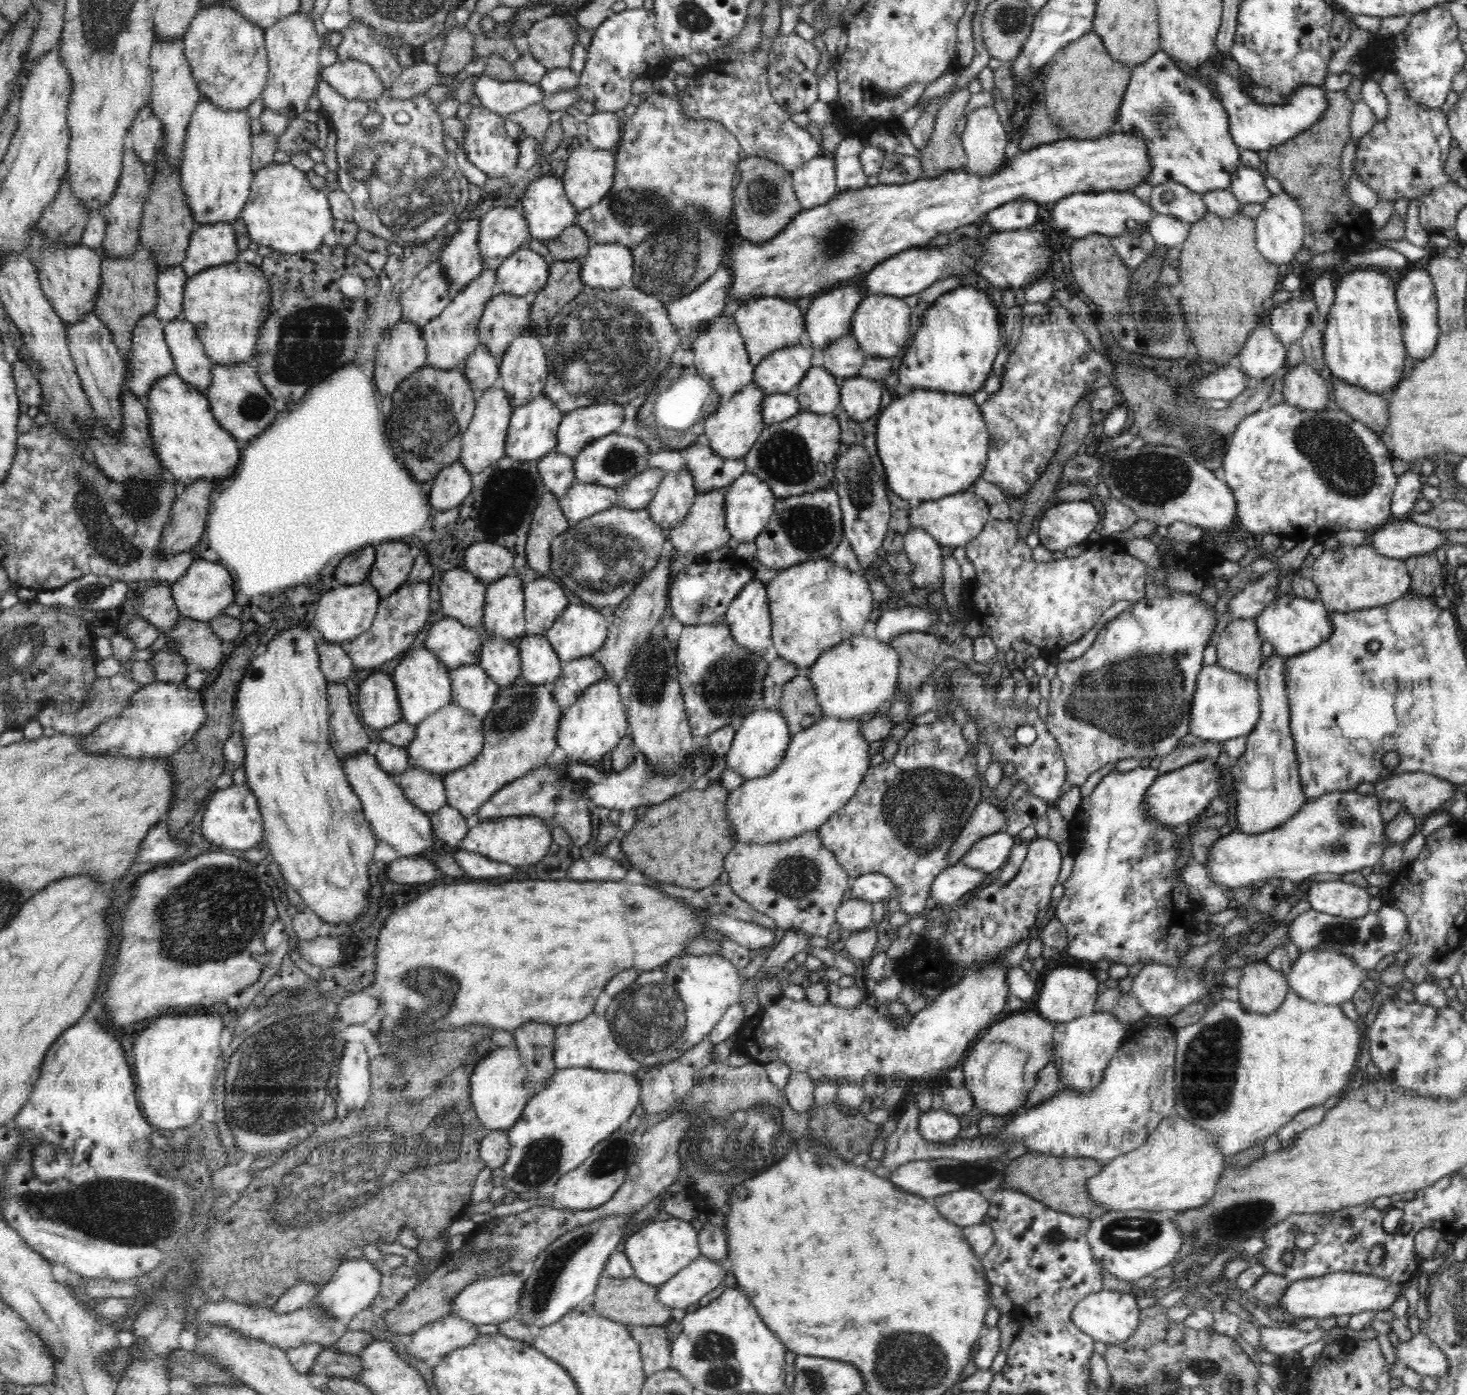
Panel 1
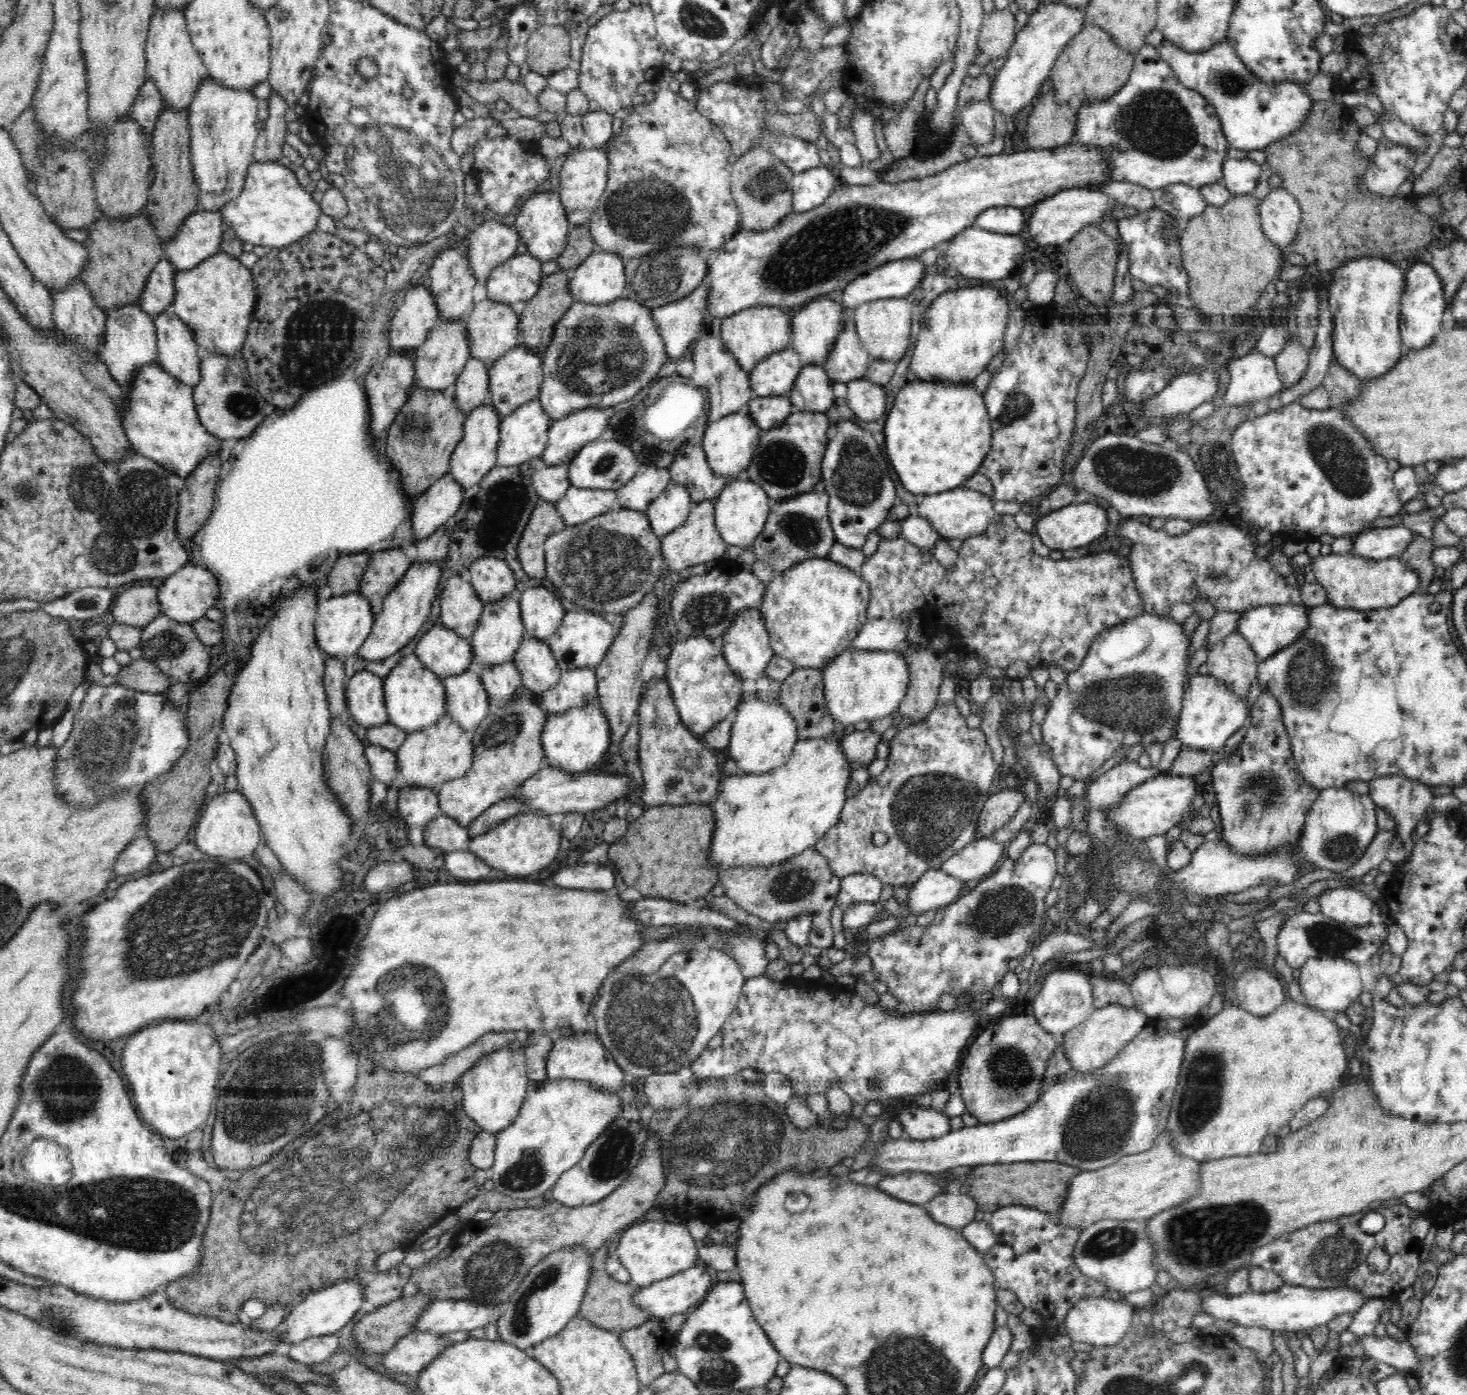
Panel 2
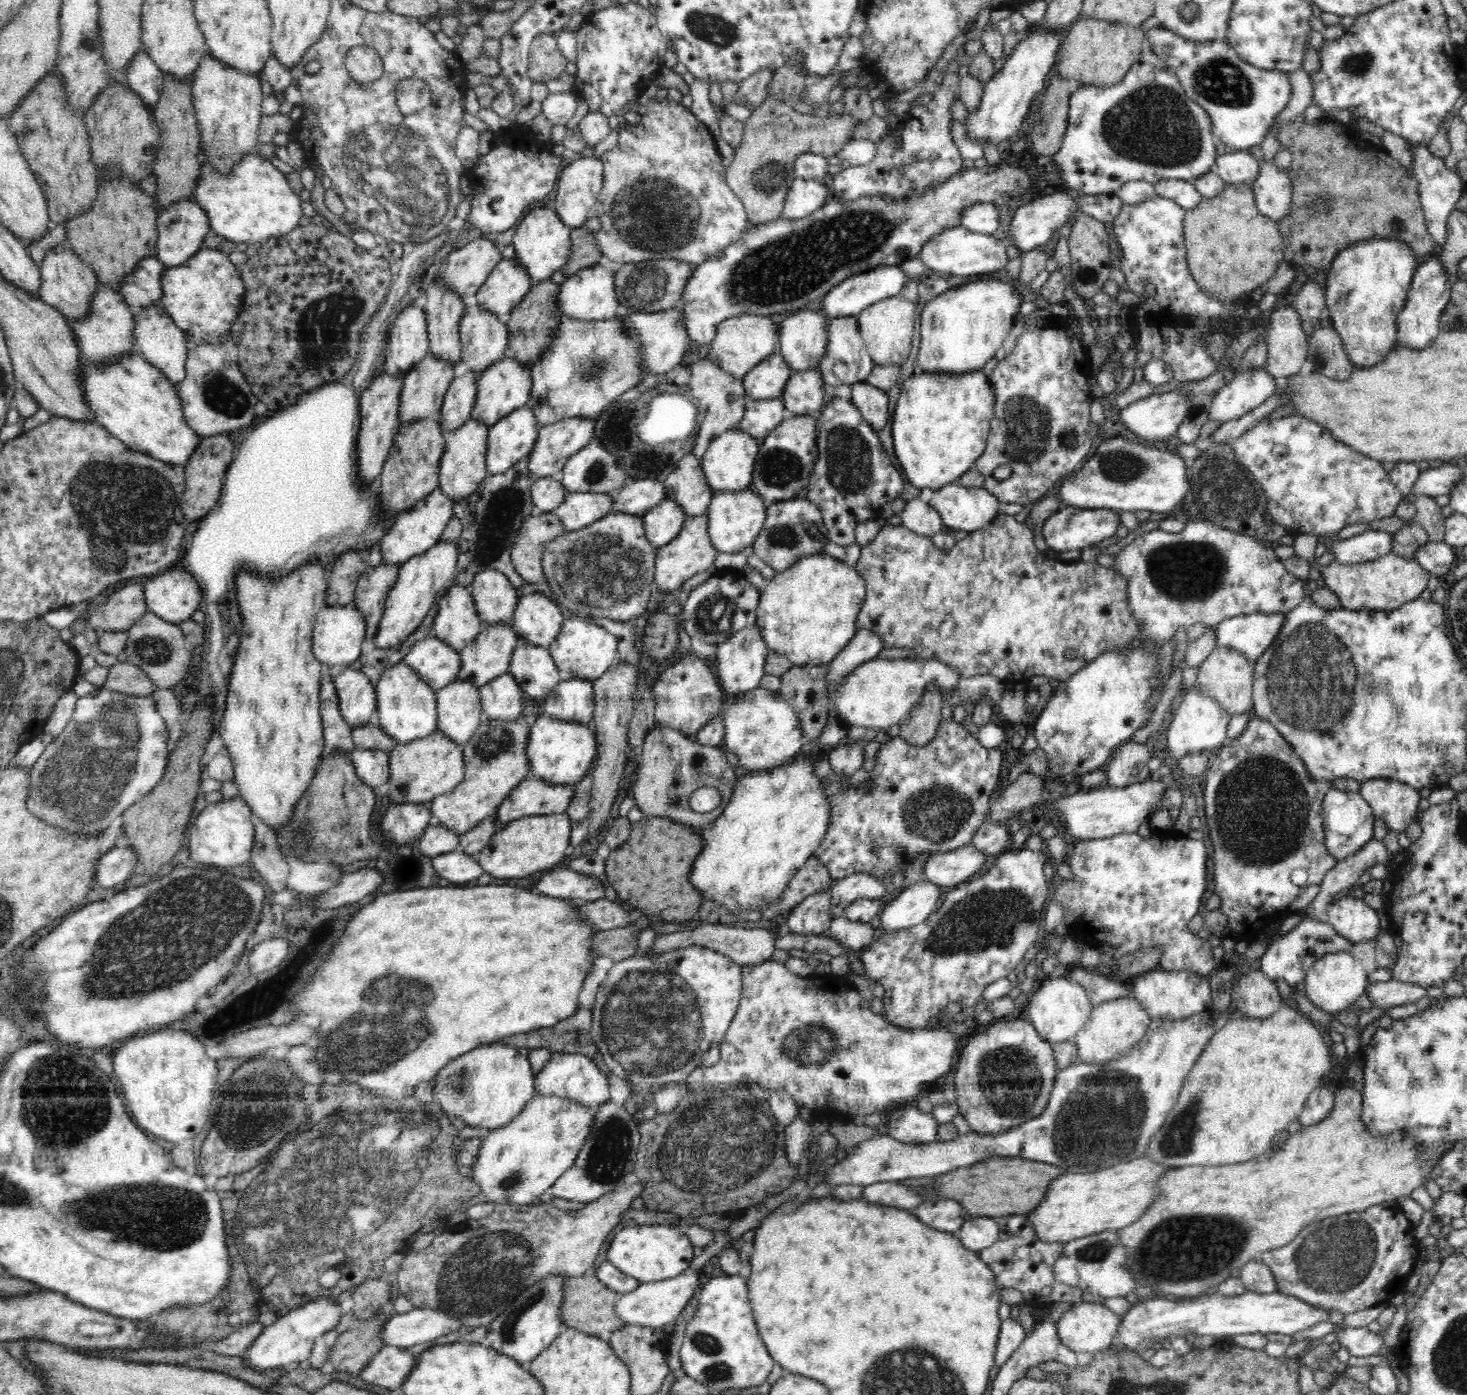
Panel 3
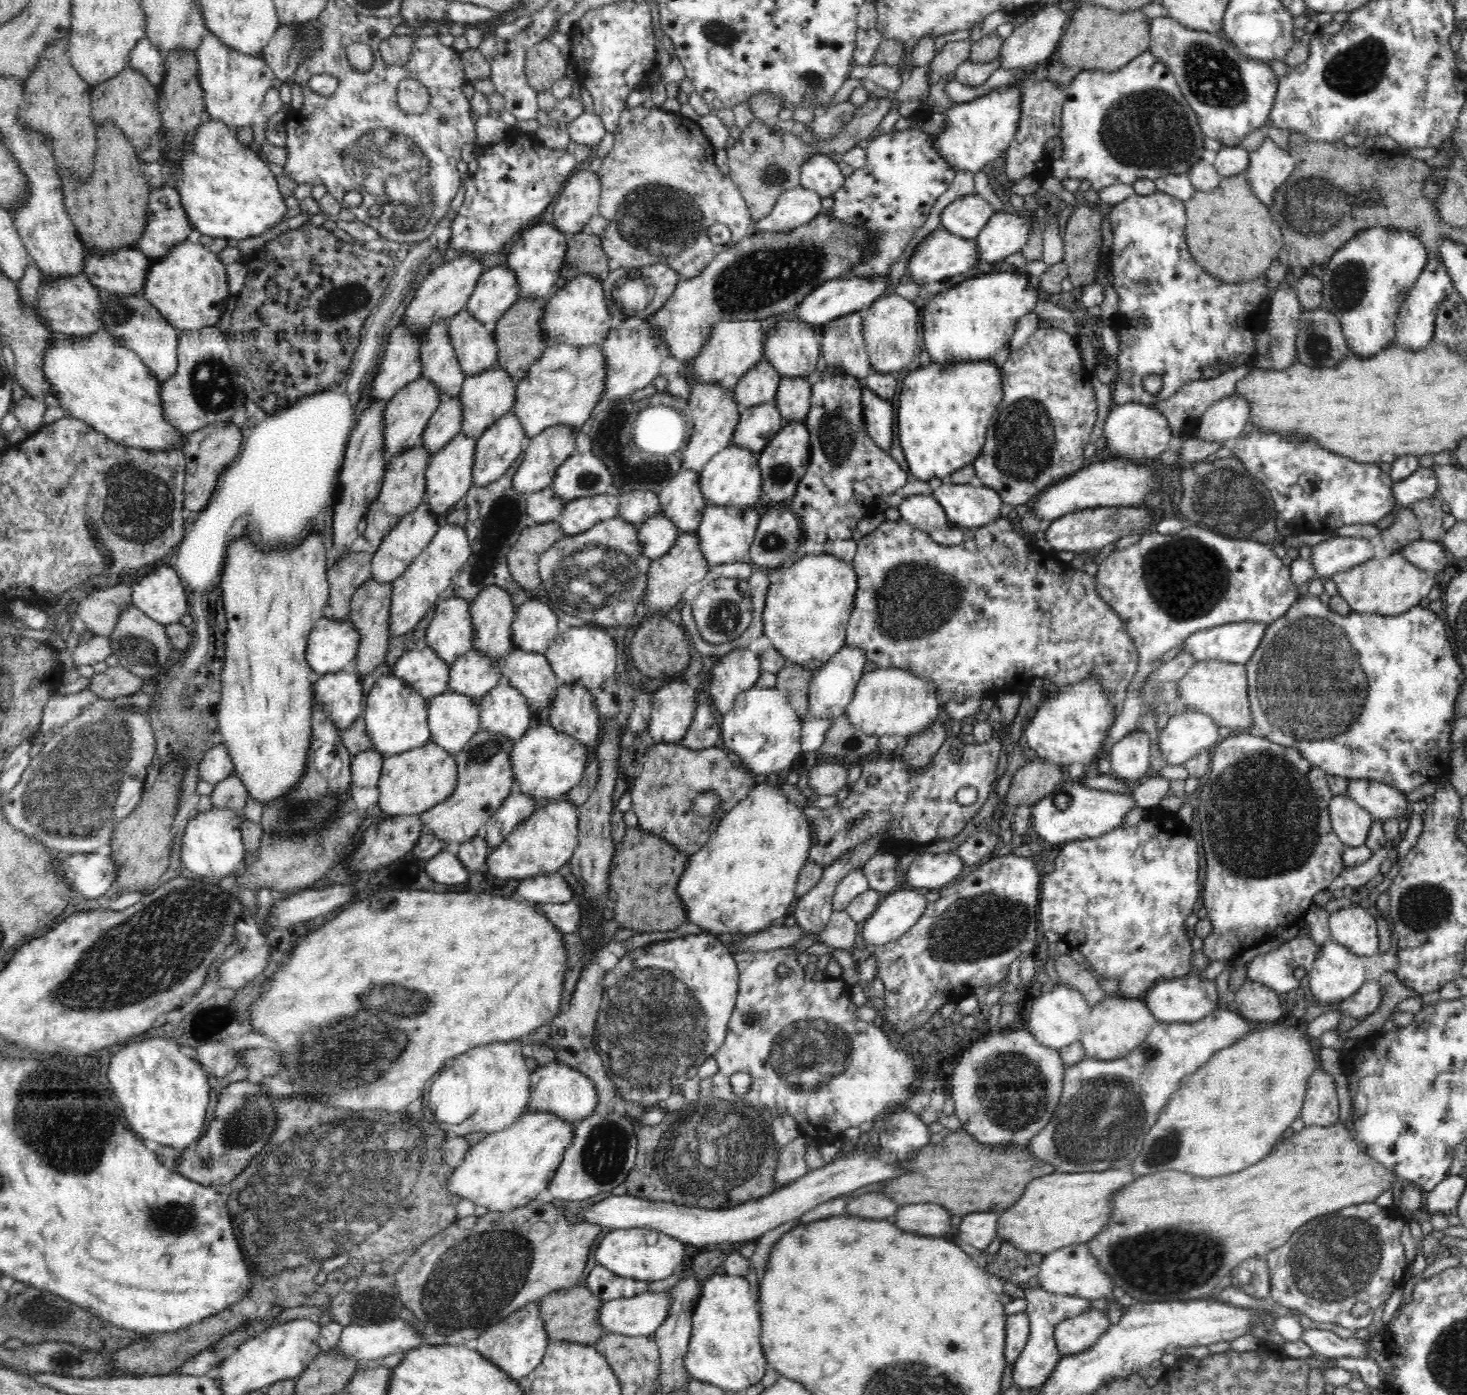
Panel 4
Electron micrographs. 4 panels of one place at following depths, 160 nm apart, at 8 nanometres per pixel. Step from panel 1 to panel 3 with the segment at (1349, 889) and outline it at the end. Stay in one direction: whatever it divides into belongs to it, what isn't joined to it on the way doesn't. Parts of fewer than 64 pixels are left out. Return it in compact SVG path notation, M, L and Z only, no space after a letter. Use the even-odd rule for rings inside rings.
M1350 896L1333 901L1327 908L1326 919L1340 936L1354 945L1368 943L1381 930L1376 910L1363 899Z

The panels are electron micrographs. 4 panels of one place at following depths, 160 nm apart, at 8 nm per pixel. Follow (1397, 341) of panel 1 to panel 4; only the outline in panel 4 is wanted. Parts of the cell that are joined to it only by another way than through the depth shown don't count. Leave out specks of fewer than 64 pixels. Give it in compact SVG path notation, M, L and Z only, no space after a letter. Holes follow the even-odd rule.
M1372 227L1360 231L1327 260L1323 271L1321 308L1340 319L1348 349L1358 358L1370 358L1395 345L1398 313L1418 280L1428 252L1410 231Z

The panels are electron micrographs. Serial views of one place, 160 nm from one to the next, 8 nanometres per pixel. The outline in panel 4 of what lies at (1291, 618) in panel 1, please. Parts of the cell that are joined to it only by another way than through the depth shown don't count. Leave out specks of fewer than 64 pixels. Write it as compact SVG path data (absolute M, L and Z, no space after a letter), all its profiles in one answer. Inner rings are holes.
M1230 622L1220 626L1194 632L1182 643L1181 652L1187 652L1194 657L1196 663L1202 660L1223 660L1234 664L1246 664L1261 643L1268 623L1254 622Z

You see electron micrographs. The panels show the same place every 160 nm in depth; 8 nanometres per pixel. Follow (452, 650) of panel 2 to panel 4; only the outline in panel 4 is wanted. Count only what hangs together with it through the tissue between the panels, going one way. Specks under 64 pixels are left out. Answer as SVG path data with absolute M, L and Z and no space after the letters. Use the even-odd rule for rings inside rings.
M429 646L405 652L391 674L401 678L426 700L447 690L451 663L442 660Z

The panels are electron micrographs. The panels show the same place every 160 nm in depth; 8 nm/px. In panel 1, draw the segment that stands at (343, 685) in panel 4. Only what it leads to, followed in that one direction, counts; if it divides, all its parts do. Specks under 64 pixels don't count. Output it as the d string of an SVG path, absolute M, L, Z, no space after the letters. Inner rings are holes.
M373 672L359 683L357 709L360 719L375 729L403 720L394 681L384 673Z

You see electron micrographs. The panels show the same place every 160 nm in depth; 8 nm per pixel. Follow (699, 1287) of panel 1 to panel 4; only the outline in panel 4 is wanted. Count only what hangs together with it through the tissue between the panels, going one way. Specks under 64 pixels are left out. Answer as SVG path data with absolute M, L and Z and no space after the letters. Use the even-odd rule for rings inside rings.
M670 1289L659 1294L647 1291L635 1298L607 1301L600 1307L598 1323L605 1335L652 1336L666 1322L670 1306Z

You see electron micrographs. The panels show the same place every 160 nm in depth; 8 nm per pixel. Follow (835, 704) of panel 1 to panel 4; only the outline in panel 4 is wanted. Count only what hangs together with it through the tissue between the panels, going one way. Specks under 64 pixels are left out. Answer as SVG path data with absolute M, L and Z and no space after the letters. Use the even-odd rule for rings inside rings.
M876 668L863 673L850 704L846 706L846 716L856 728L868 736L912 736L922 732L934 720L939 719L940 707L944 706L939 690L931 680L918 678L901 668Z

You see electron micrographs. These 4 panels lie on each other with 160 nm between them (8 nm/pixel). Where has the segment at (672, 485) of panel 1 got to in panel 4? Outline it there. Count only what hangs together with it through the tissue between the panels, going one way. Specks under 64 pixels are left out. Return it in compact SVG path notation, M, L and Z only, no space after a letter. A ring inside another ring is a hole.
M663 513L648 518L638 527L639 551L648 560L656 560L664 556L681 534L675 524Z

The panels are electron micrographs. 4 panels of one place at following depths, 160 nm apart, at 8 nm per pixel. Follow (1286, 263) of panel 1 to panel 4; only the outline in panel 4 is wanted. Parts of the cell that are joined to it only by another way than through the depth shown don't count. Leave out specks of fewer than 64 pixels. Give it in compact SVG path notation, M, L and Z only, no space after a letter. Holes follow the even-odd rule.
M1265 137L1260 147L1250 152L1249 167L1244 173L1254 195L1269 208L1274 192L1285 183L1295 168L1291 154L1270 137Z

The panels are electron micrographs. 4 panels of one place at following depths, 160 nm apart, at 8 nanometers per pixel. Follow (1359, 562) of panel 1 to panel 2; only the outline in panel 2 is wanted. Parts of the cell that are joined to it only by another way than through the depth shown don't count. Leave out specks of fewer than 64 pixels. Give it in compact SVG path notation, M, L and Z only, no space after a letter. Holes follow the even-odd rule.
M1351 552L1319 555L1308 567L1315 573L1315 582L1320 583L1328 595L1332 607L1354 609L1356 611L1374 611L1378 608L1390 608L1399 604L1406 596L1421 590L1418 573L1409 569L1398 556L1374 560L1356 556Z

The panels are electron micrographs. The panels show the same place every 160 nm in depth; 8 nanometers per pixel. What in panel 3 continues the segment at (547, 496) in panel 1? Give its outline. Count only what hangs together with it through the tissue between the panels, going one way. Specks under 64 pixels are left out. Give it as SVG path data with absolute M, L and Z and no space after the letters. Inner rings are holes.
M554 511L538 512L524 520L511 552L515 571L526 582L535 584L542 578L542 552L550 540L565 531Z

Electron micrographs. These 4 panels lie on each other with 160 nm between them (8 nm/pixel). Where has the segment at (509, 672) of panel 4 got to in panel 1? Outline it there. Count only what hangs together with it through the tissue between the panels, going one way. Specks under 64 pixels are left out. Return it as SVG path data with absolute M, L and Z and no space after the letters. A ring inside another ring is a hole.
M524 635L517 642L520 678L532 684L555 683L564 664L545 635Z

